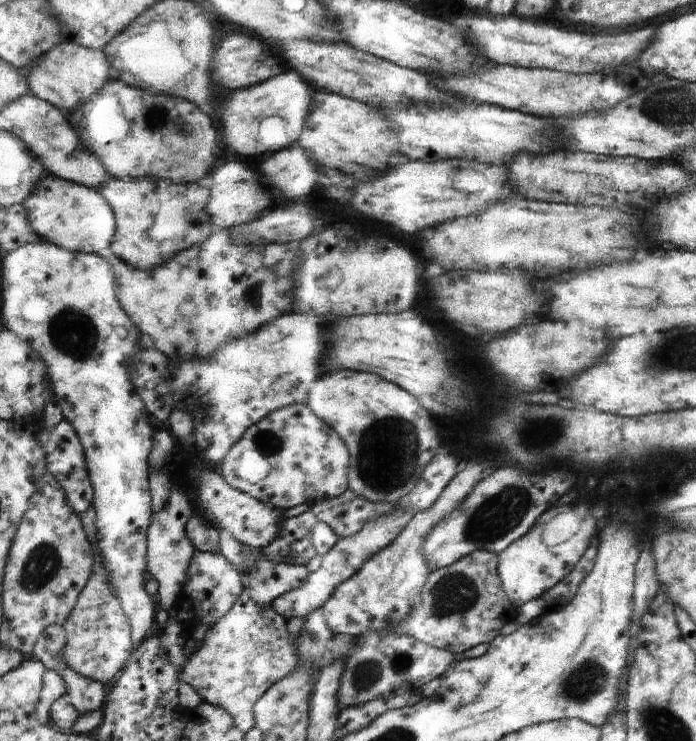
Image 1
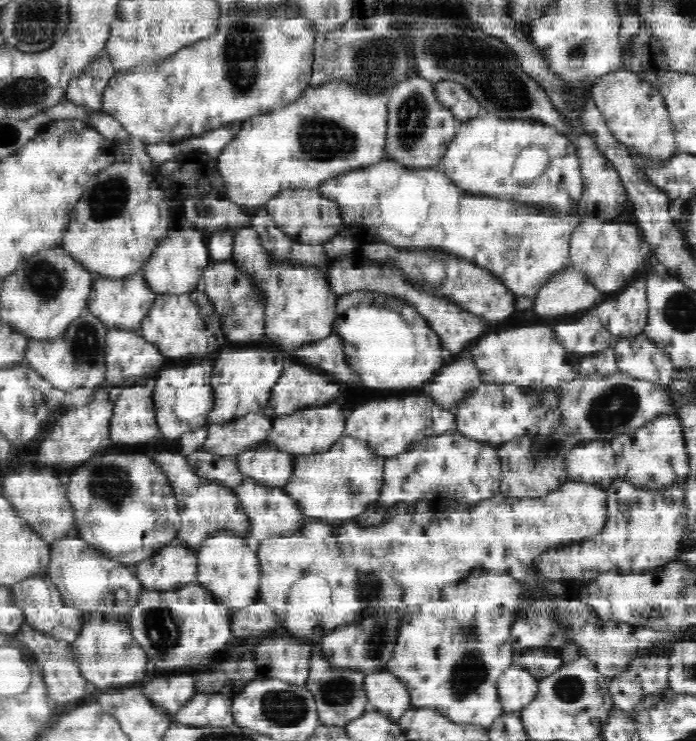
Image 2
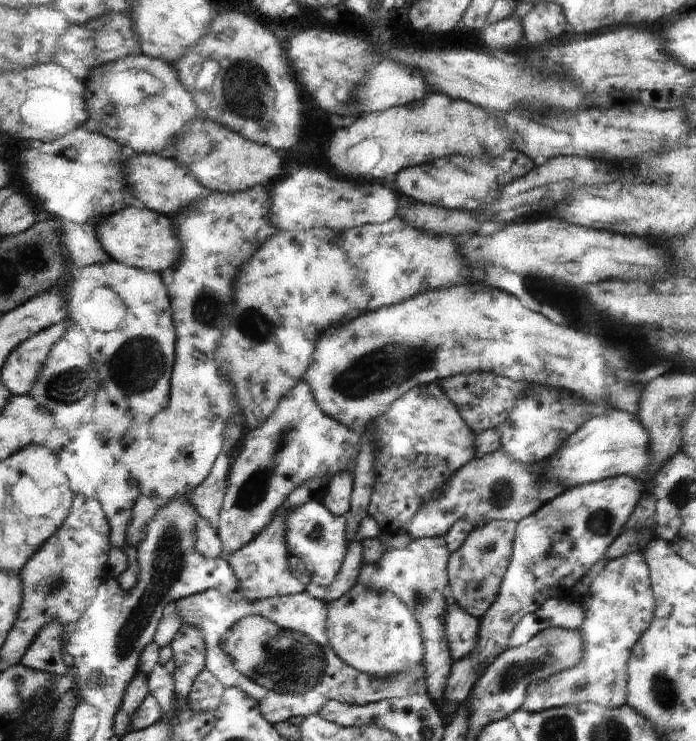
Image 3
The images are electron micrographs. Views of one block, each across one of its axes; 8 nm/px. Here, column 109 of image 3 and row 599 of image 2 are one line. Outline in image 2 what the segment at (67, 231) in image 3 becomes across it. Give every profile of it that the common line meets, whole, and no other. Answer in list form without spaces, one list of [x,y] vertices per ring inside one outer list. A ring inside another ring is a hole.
[[[260,596],[248,606],[231,609],[231,633],[234,638],[260,636],[266,630],[278,628],[272,608],[260,599]]]

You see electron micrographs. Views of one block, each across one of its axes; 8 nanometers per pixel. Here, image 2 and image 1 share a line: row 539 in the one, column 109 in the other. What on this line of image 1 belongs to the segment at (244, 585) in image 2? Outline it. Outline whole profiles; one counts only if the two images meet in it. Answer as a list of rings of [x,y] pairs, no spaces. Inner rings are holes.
[[[48,174],[40,182],[38,192],[26,200],[32,226],[44,239],[69,251],[101,254],[117,237],[118,220],[113,208],[95,189],[74,184]]]

